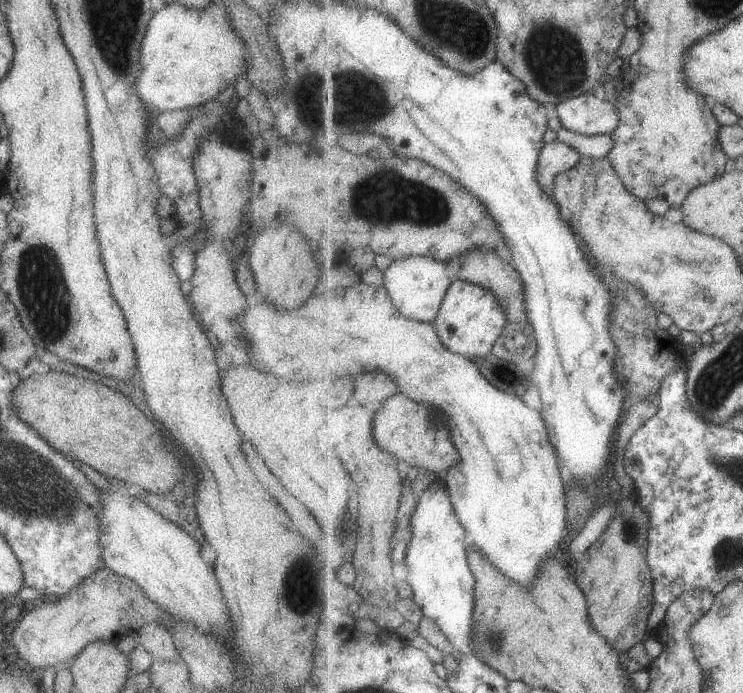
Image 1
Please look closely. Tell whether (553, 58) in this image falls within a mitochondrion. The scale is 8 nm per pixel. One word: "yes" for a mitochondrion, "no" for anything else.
yes

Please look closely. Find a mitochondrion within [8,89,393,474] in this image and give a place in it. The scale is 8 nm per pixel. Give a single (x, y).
(40, 282)

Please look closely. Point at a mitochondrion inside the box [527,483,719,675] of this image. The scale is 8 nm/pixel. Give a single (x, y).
(633, 531)

